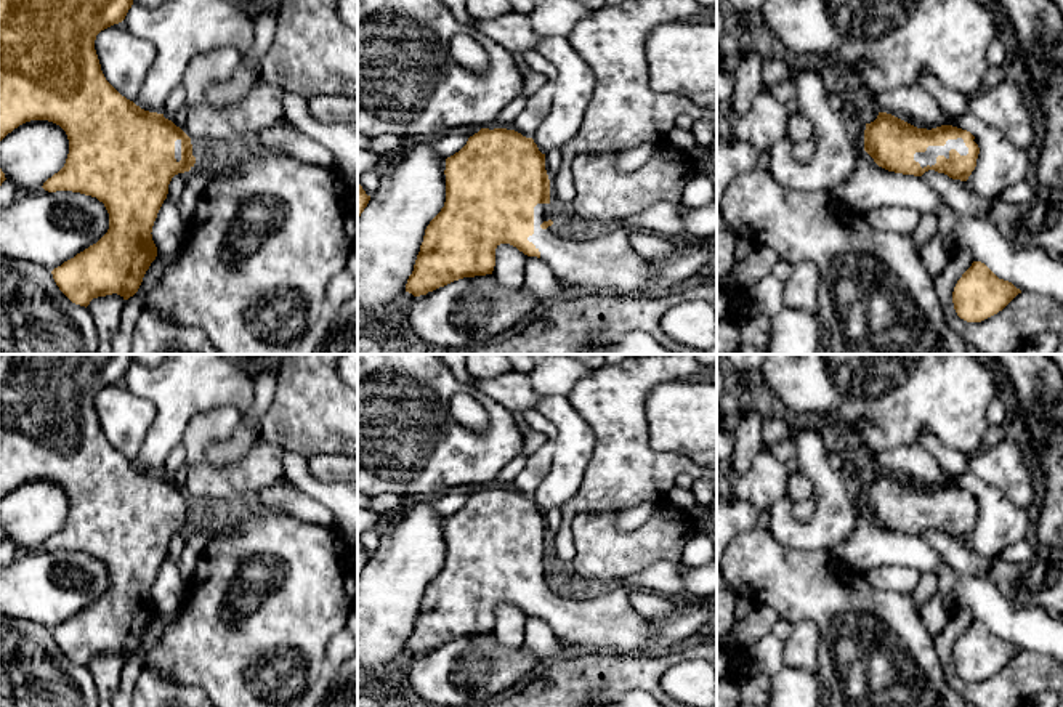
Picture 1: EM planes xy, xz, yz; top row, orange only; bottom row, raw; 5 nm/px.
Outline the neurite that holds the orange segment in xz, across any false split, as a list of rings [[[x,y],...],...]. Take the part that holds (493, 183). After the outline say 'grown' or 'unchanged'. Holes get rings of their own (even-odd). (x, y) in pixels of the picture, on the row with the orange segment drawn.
[[[481,128],[467,144],[446,159],[446,202],[425,229],[414,271],[406,292],[426,295],[463,277],[492,274],[495,248],[510,244],[527,257],[542,258],[568,285],[592,292],[638,293],[649,284],[653,273],[645,258],[632,252],[629,236],[635,229],[681,237],[681,215],[691,210],[683,204],[661,200],[641,213],[625,218],[606,236],[585,242],[569,239],[550,220],[550,180],[542,154],[532,138],[515,130]]]; grown

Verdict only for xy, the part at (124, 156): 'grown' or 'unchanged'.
grown

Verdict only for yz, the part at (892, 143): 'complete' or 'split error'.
split error

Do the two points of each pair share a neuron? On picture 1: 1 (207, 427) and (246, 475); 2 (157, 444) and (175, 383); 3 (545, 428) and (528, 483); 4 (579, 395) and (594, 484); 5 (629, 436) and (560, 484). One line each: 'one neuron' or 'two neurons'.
1: one neuron
2: one neuron
3: one neuron
4: one neuron
5: two neurons

